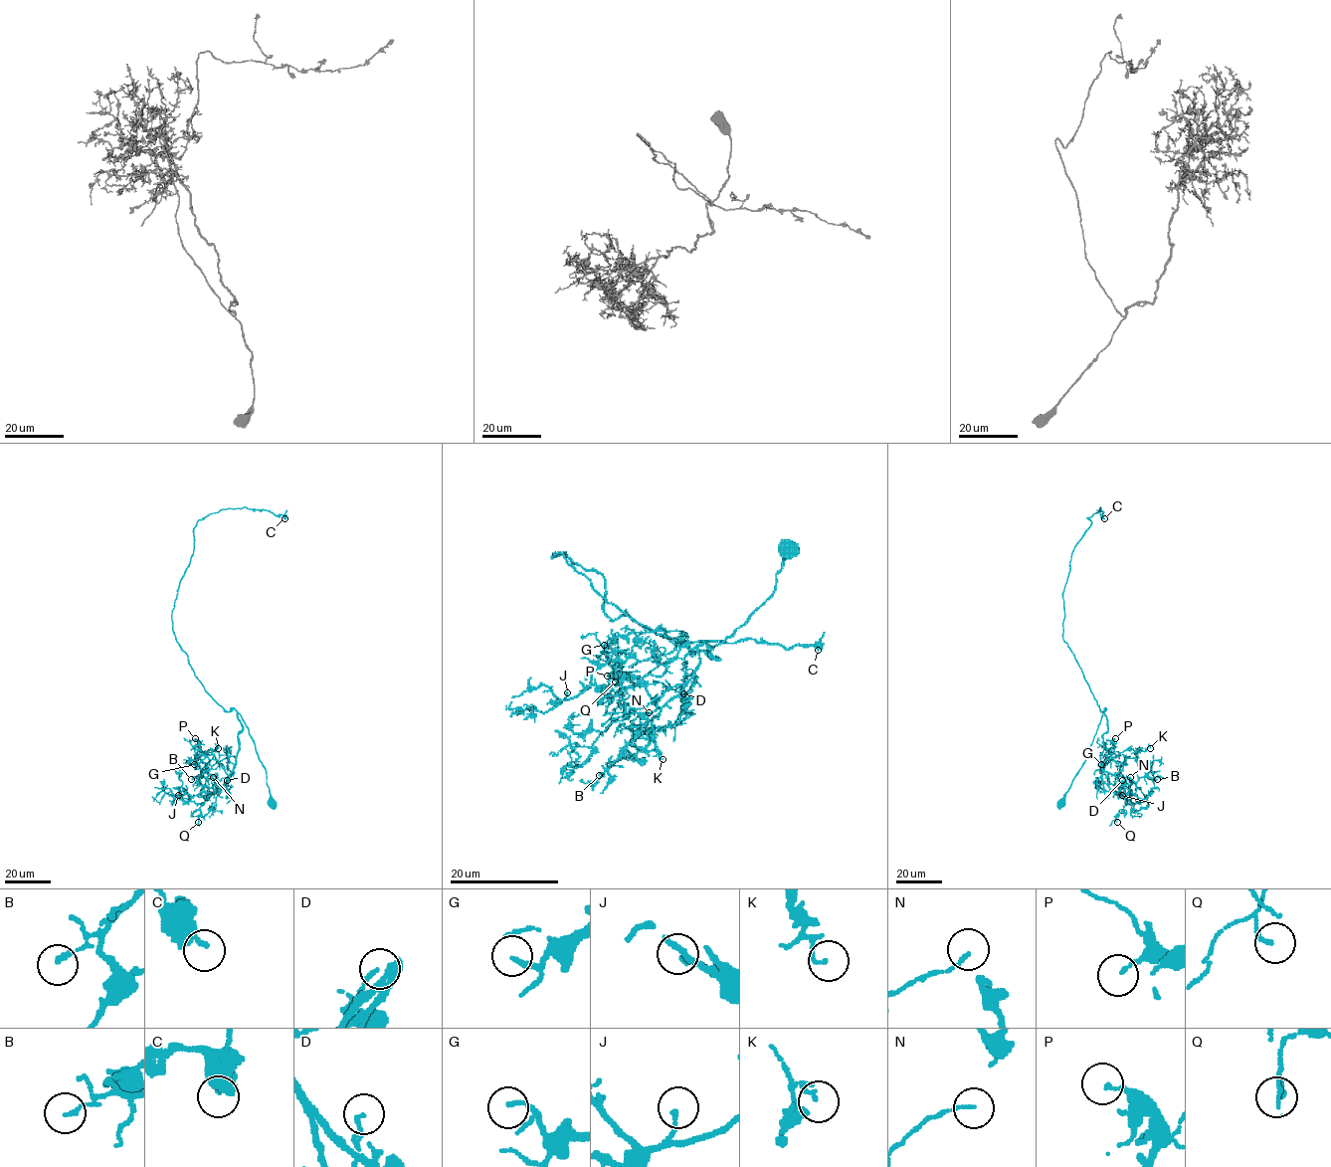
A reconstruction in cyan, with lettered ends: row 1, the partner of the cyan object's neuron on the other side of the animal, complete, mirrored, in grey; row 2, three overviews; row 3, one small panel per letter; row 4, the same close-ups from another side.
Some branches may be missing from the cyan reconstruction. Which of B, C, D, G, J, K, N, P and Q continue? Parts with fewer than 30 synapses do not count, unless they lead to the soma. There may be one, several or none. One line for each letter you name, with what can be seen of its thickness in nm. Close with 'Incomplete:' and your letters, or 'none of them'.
G: 160 nm
Incomplete: G

